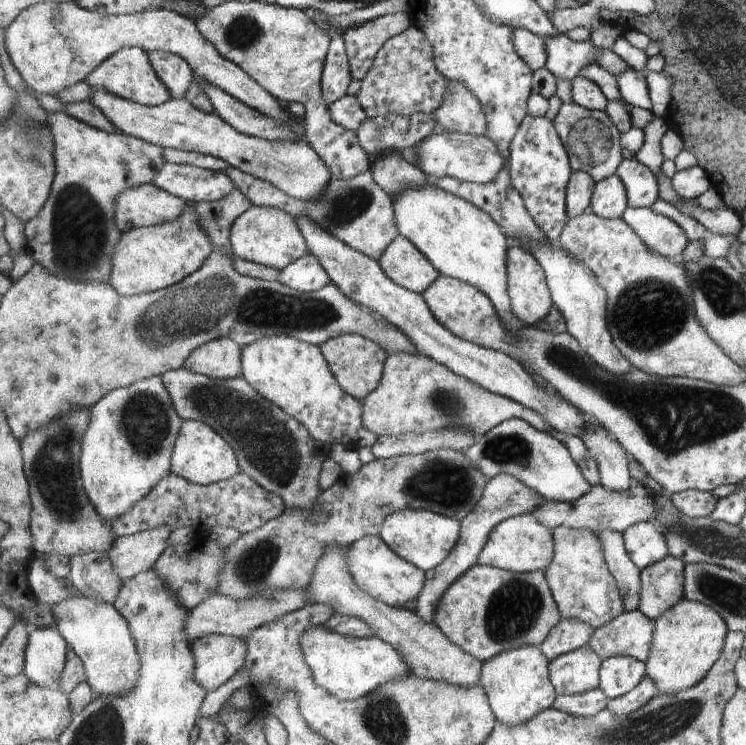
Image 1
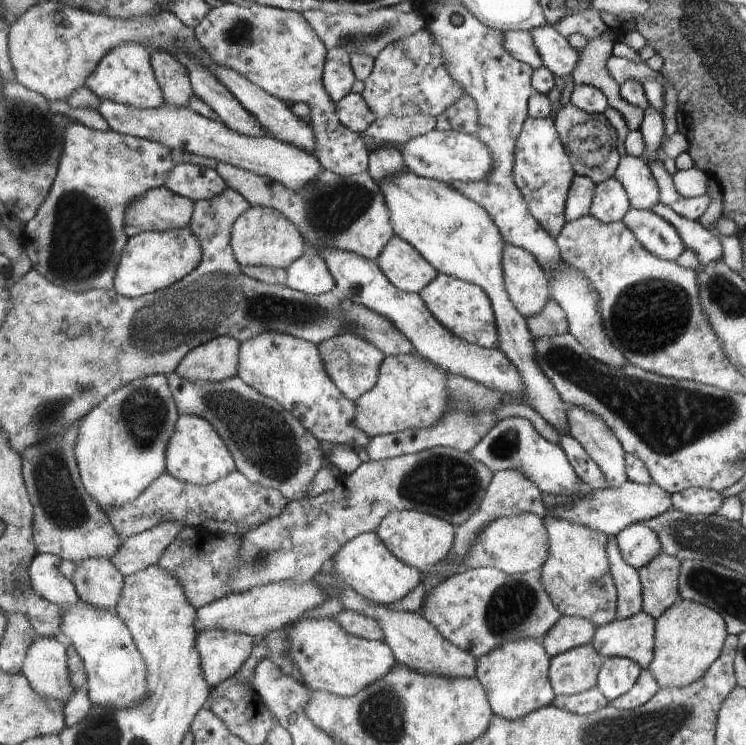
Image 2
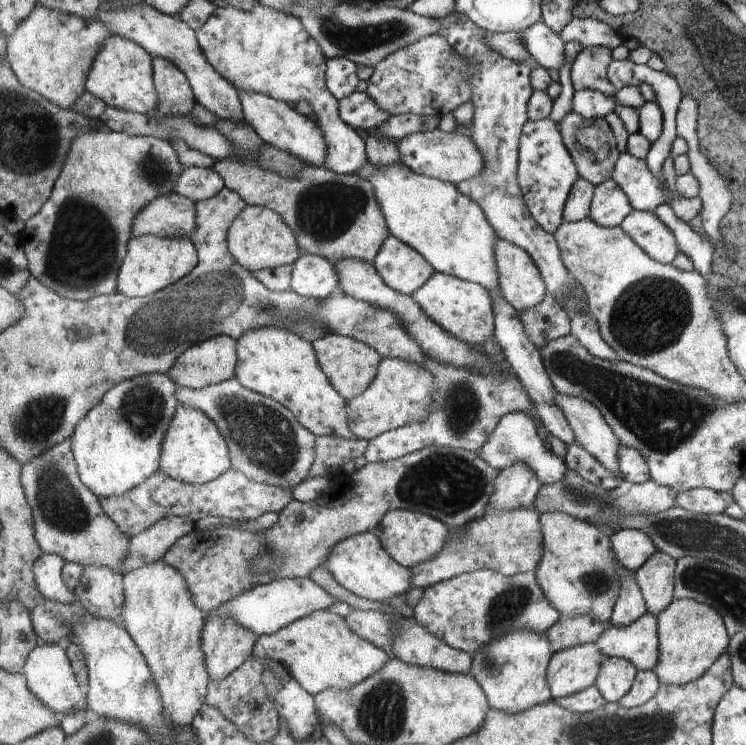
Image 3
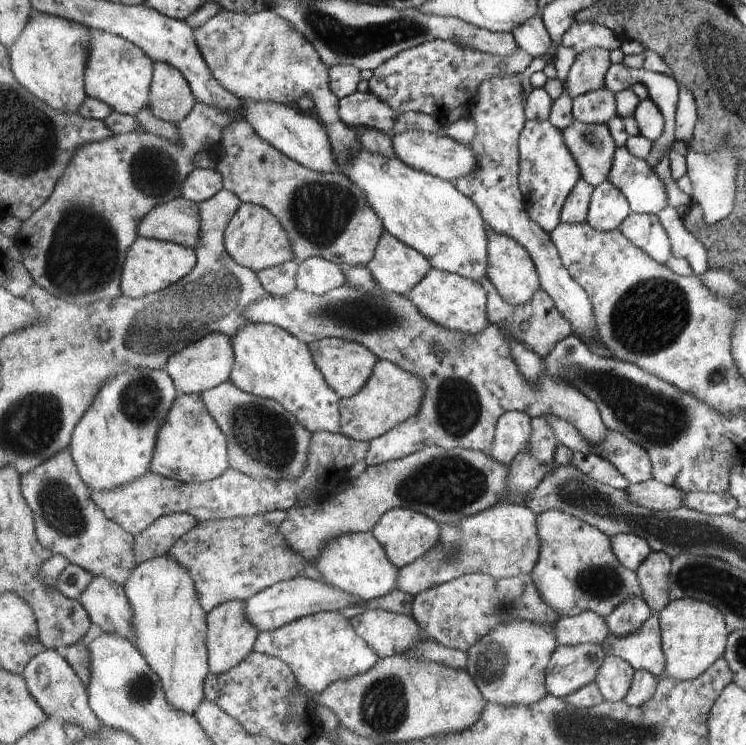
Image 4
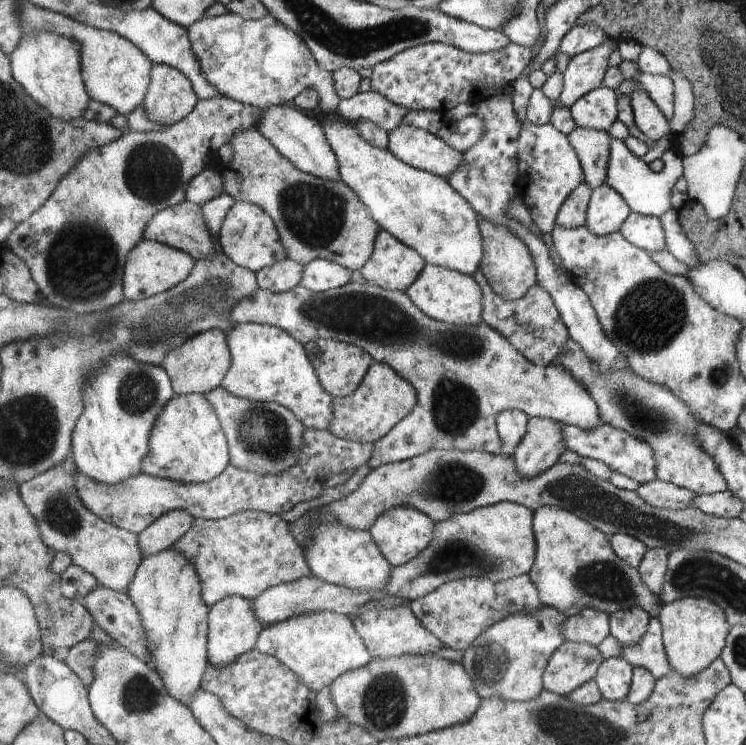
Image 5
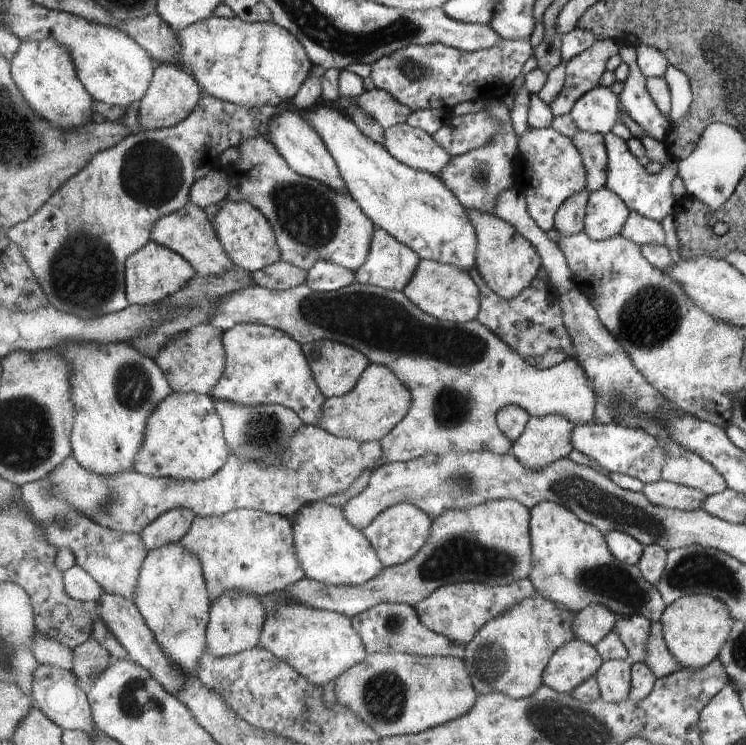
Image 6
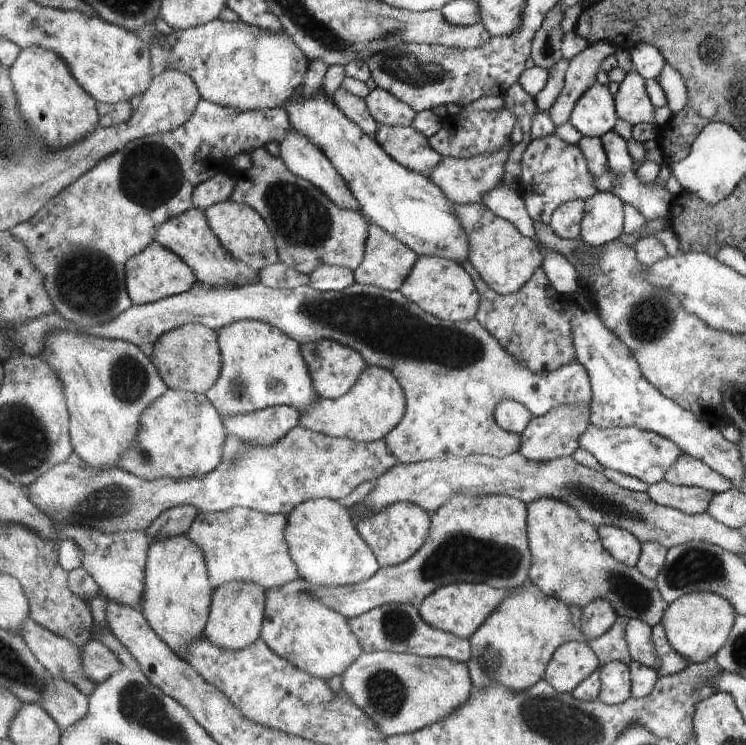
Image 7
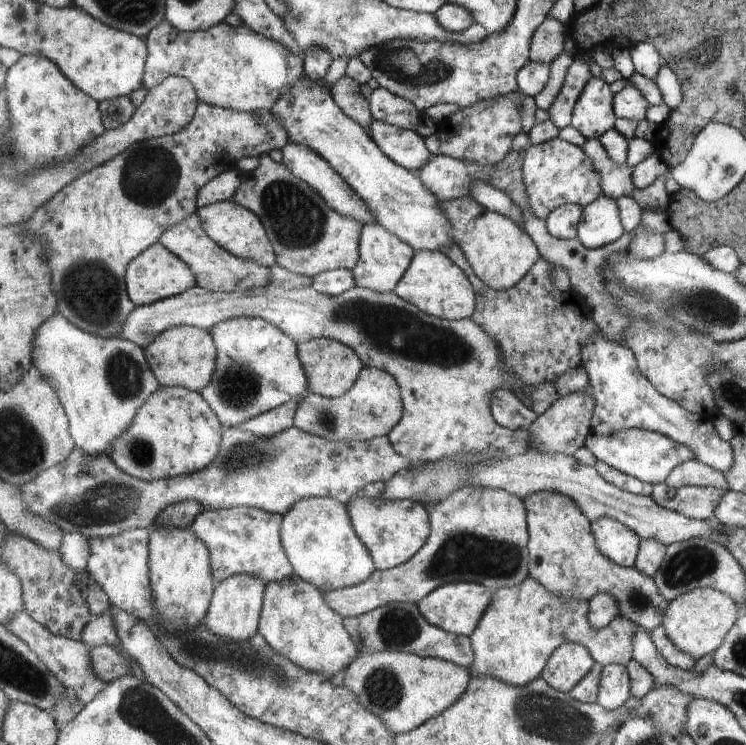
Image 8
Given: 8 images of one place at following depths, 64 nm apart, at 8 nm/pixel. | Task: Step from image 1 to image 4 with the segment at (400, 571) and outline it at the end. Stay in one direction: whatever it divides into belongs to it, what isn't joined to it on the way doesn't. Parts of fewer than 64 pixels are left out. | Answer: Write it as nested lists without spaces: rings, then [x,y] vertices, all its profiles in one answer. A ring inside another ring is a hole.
[[[372,532],[342,534],[331,539],[322,548],[312,565],[327,583],[338,589],[349,591],[364,601],[393,592],[397,589],[400,574],[400,568],[389,560],[384,546],[381,546]]]

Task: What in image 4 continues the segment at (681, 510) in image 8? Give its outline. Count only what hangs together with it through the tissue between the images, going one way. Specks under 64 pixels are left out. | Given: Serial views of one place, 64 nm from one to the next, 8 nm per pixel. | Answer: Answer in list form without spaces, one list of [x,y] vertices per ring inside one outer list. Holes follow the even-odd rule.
[[[653,478],[642,483],[630,484],[624,491],[632,503],[652,511],[670,511],[681,507],[685,494],[682,490]]]

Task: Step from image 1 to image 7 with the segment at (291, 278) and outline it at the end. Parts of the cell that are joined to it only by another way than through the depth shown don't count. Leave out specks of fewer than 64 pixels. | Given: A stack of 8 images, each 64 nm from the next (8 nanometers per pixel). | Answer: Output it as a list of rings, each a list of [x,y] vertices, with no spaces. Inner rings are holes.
[[[322,263],[309,274],[309,286],[320,292],[340,292],[356,284],[353,270]]]

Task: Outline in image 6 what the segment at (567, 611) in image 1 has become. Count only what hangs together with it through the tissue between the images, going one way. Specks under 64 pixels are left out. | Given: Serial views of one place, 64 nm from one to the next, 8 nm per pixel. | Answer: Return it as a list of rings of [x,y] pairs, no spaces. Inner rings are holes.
[[[541,502],[532,509],[530,528],[533,542],[530,580],[547,600],[573,613],[593,604],[603,604],[620,617],[641,614],[651,624],[659,621],[666,606],[660,594],[645,582],[639,568],[621,562],[613,554],[604,534],[595,526],[583,522],[565,506]]]

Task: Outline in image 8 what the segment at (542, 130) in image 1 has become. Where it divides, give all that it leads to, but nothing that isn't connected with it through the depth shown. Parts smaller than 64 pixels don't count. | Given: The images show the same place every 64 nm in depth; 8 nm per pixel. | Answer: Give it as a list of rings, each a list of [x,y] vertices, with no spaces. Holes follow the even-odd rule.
[[[561,138],[529,147],[524,154],[523,170],[533,214],[541,220],[547,220],[557,208],[565,204],[587,207],[599,196],[604,196],[601,176],[593,168],[593,160],[579,146]]]

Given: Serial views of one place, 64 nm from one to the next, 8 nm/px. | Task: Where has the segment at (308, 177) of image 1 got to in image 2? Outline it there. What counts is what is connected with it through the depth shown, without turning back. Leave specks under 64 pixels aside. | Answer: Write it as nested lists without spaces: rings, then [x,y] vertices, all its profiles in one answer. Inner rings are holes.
[[[102,99],[98,111],[114,131],[160,142],[171,148],[173,152],[193,153],[215,159],[219,163],[233,163],[242,169],[282,182],[292,191],[302,189],[314,181],[324,169],[320,160],[306,150],[267,136],[250,137],[239,134],[225,123],[205,118],[189,107],[170,107],[163,104],[156,109],[138,109]]]

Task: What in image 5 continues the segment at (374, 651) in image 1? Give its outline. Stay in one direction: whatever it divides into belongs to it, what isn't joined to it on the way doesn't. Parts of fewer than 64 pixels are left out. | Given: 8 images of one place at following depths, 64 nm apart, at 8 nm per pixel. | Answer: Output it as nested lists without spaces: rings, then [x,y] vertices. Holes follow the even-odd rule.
[[[323,611],[316,613],[303,613],[292,616],[283,622],[267,625],[261,631],[260,640],[257,641],[256,648],[269,655],[280,659],[288,667],[297,673],[297,676],[308,687],[317,692],[321,692],[325,687],[330,687],[342,674],[367,666],[372,661],[372,654],[368,651],[368,646],[364,643],[364,638],[356,631],[355,623],[351,616],[335,611]]]

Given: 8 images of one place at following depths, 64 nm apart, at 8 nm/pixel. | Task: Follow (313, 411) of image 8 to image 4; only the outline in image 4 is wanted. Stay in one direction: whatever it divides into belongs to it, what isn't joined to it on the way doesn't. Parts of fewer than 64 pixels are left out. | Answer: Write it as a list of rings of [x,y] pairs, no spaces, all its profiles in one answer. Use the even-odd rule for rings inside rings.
[[[379,359],[373,369],[373,374],[369,377],[368,383],[355,396],[345,397],[340,400],[339,433],[358,441],[367,443],[375,441],[380,436],[387,434],[394,426],[400,425],[401,422],[405,422],[408,418],[415,416],[420,411],[425,391],[426,389],[421,379],[392,362]]]

